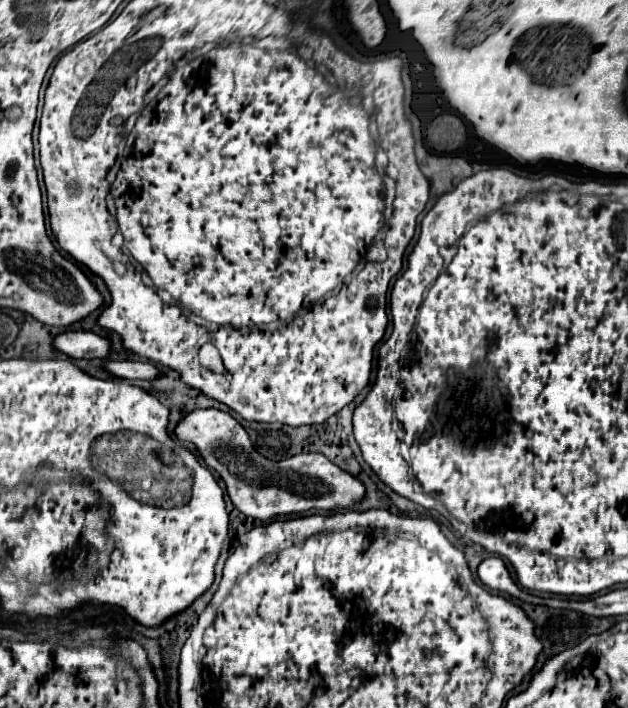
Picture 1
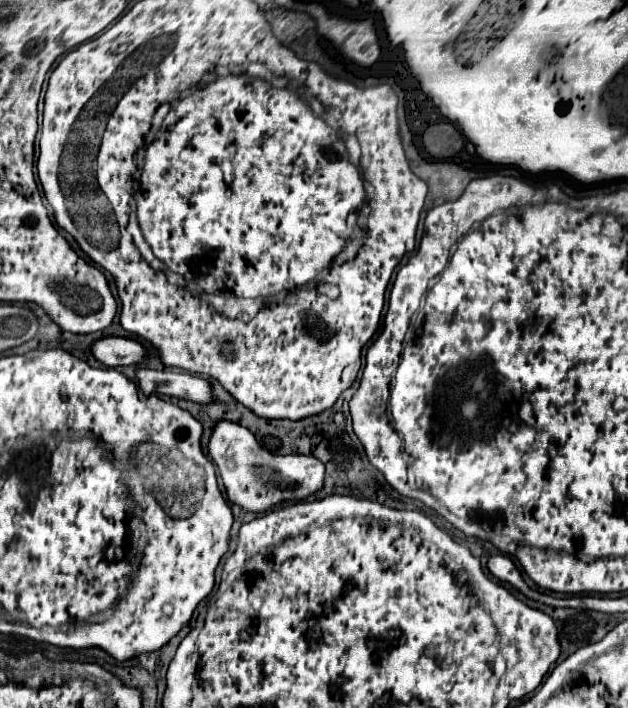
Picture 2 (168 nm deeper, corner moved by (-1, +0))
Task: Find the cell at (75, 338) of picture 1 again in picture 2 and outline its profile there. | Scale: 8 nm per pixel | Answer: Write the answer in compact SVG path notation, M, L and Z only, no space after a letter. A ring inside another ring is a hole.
M101 337L91 345L93 357L109 367L135 365L145 357L145 349L139 341L129 337Z

